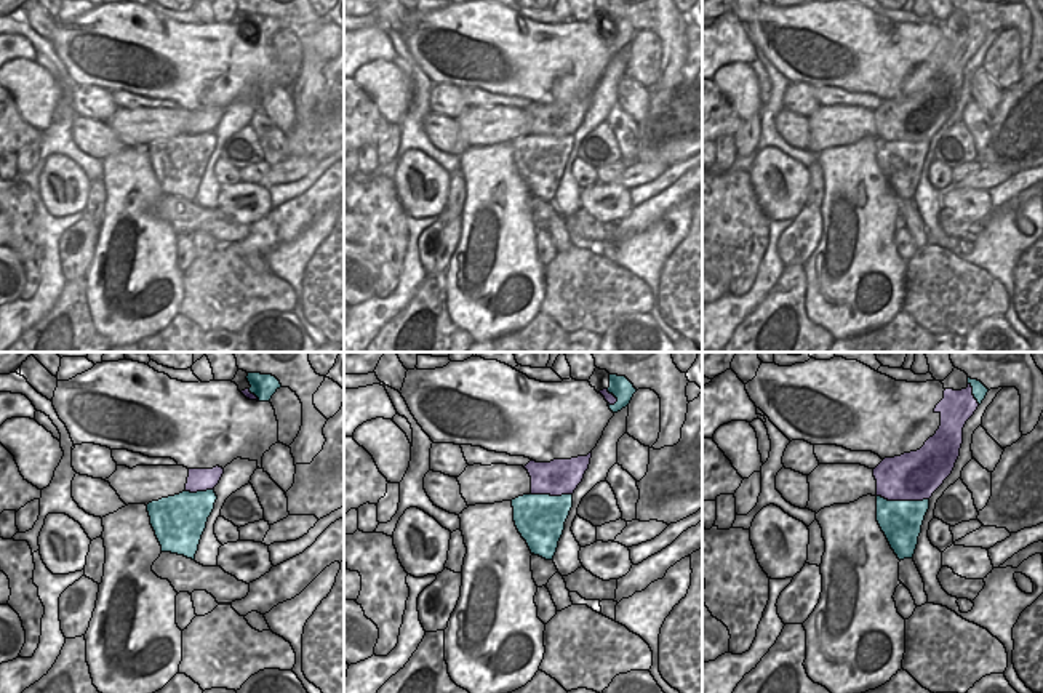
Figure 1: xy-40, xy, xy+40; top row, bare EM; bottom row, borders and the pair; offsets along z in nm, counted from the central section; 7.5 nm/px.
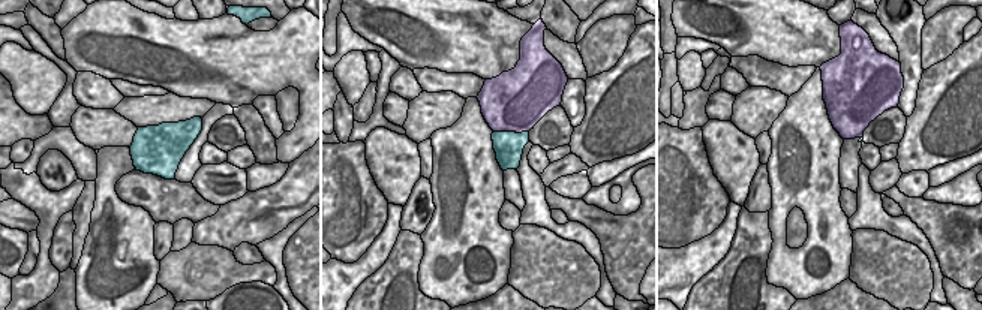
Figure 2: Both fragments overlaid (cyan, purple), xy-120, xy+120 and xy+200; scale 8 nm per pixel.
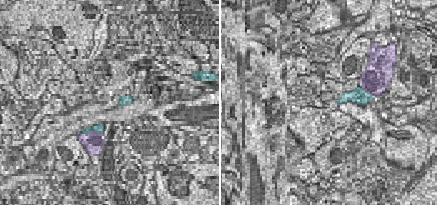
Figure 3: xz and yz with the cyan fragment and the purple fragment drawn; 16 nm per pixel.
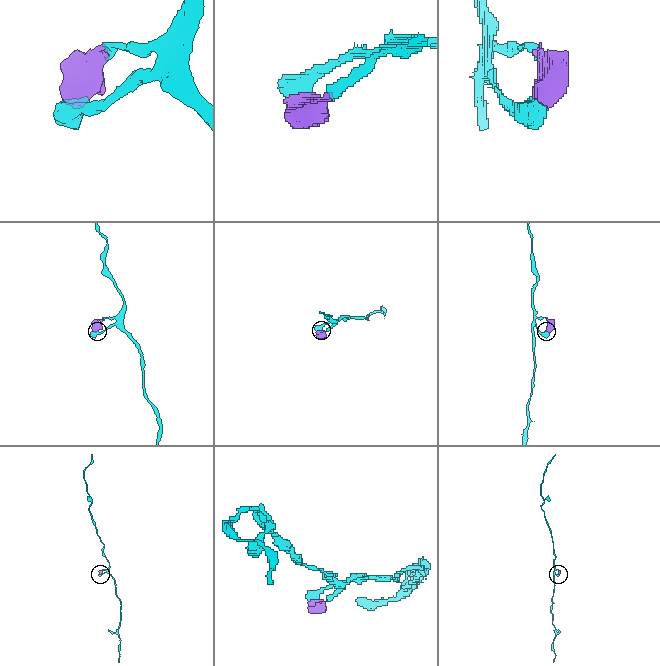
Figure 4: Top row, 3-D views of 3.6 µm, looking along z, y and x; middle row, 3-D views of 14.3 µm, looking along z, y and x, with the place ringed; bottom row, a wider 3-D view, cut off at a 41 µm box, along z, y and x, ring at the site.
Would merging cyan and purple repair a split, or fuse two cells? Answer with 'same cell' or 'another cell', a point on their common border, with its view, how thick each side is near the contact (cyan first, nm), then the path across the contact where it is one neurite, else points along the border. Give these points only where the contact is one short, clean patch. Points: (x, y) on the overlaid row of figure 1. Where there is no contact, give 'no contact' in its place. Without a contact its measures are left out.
same cell | xy+40 (903, 501) | 320/380 nm

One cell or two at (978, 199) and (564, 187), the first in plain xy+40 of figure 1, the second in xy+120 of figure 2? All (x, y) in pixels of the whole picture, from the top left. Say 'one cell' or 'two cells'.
one cell

